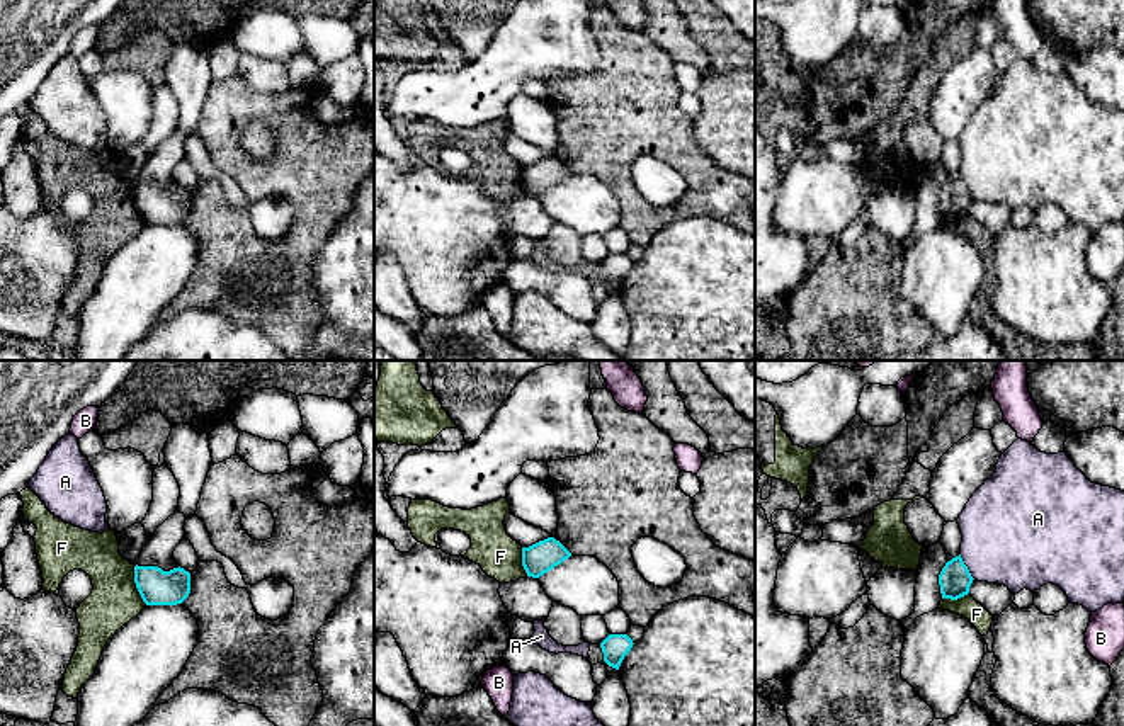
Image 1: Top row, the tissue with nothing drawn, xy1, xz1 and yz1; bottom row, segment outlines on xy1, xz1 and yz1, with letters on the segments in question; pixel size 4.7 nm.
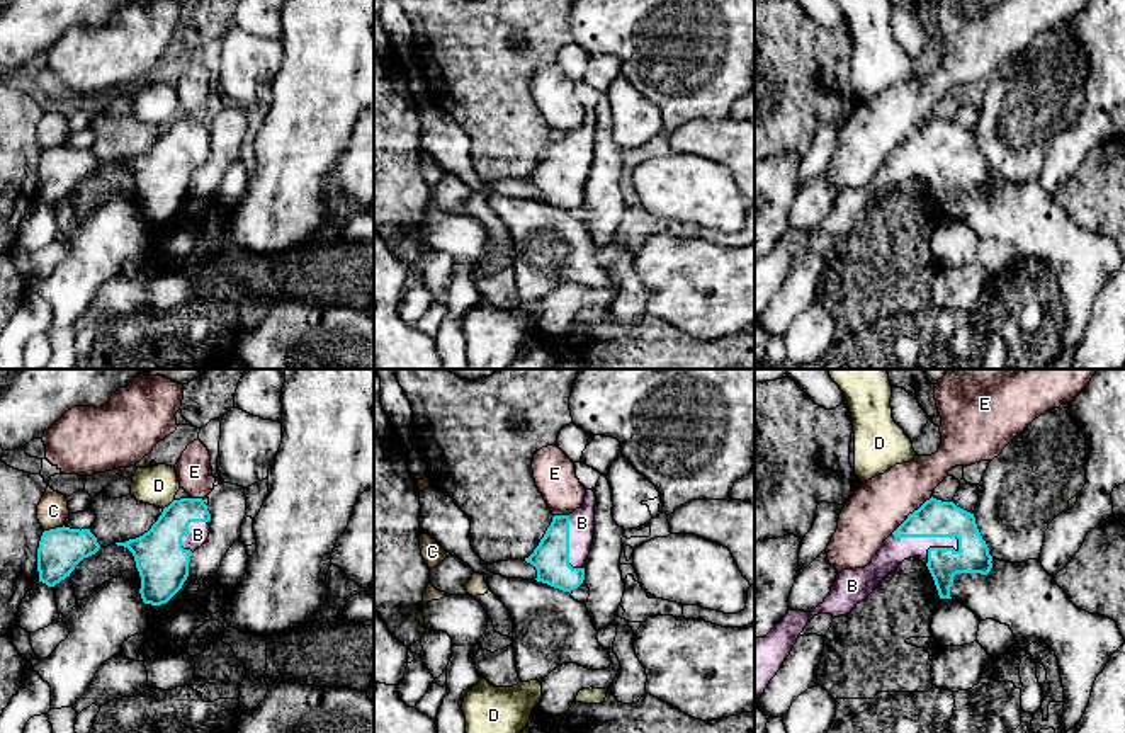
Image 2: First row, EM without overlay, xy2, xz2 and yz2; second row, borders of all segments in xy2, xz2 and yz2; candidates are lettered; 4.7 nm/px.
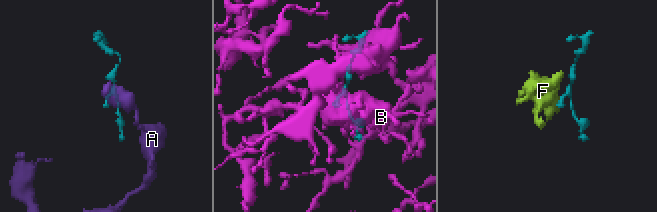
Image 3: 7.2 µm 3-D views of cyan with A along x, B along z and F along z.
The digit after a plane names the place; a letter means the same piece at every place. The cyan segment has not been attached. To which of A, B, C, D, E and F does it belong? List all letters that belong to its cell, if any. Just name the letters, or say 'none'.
B

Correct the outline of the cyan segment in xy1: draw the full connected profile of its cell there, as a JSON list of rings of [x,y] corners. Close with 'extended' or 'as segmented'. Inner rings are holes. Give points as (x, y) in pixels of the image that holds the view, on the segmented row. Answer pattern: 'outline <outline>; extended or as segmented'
outline [[[134,566],[134,583],[146,605],[177,605],[190,593],[190,573],[184,568]]]; as segmented

